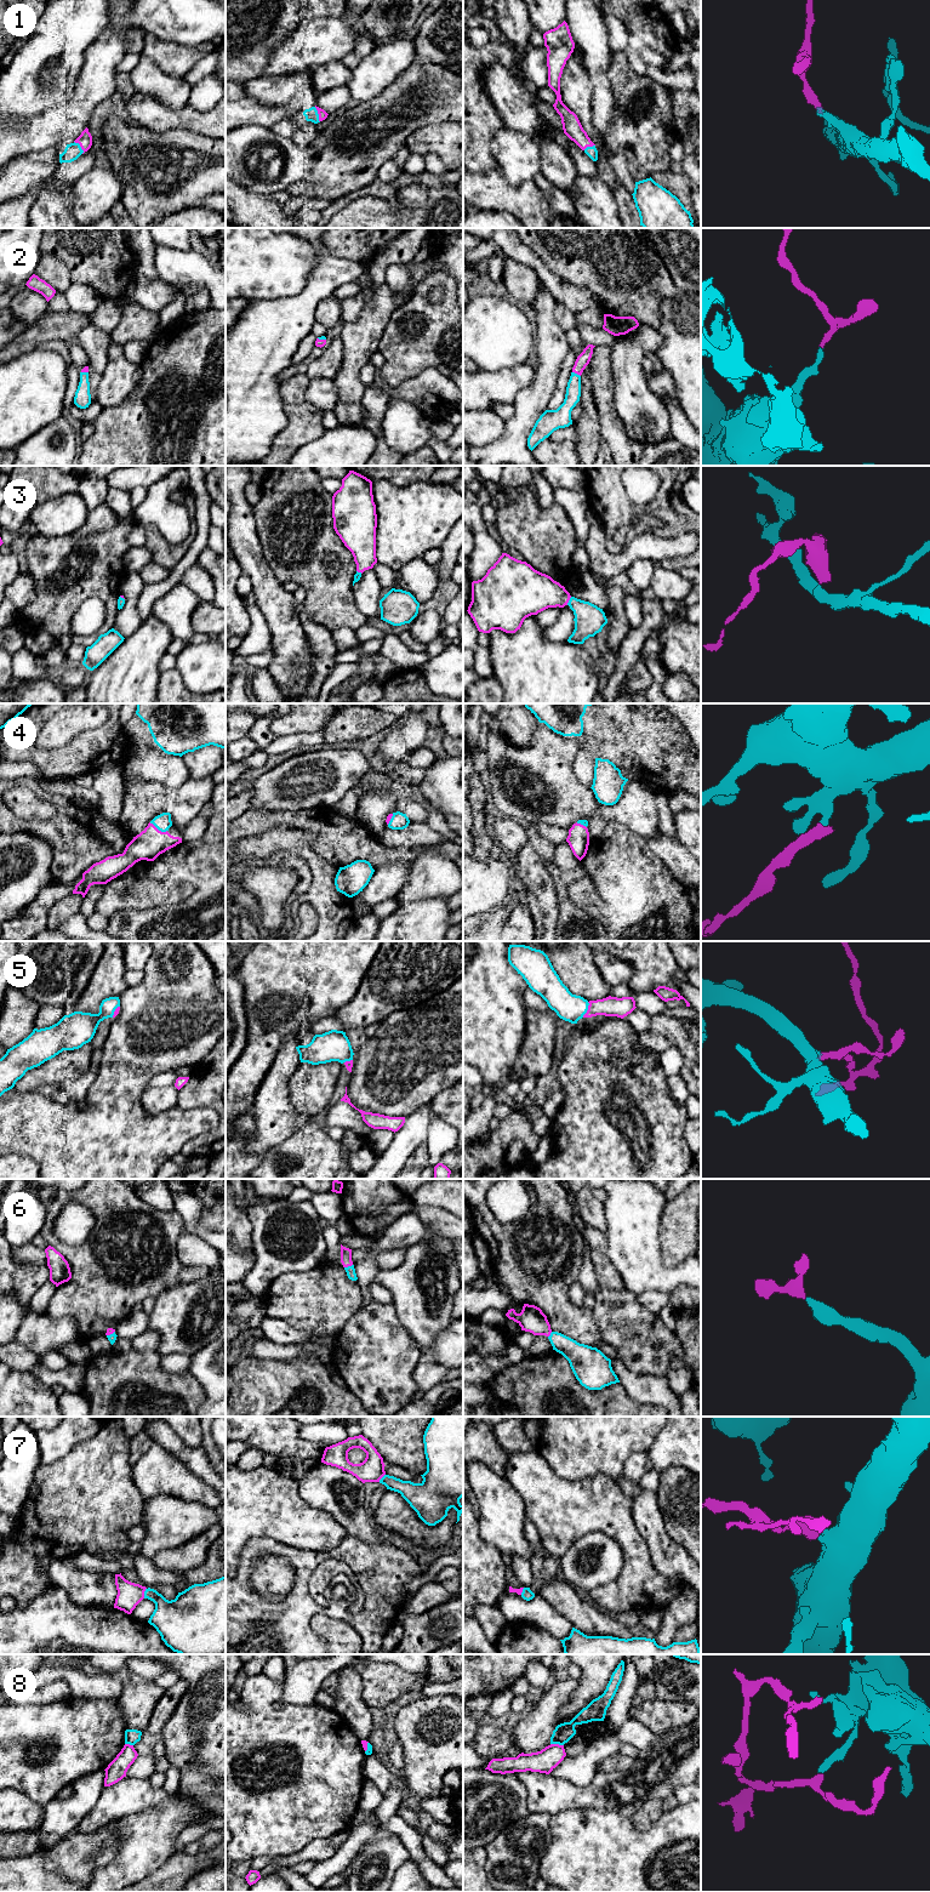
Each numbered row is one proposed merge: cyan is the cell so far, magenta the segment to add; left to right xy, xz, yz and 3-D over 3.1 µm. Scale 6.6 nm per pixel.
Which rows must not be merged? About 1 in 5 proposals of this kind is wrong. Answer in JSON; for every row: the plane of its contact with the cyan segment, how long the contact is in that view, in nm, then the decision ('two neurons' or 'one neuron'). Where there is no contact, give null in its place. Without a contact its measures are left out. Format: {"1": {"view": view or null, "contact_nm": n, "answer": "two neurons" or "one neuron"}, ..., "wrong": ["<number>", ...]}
{"1": {"view": "xy", "contact_nm": 110, "answer": "one neuron"}, "2": {"view": "yz", "contact_nm": 70, "answer": "one neuron"}, "3": {"view": "yz", "contact_nm": 70, "answer": "one neuron"}, "4": {"view": "xy", "contact_nm": 130, "answer": "one neuron"}, "5": {"view": "yz", "contact_nm": 110, "answer": "one neuron"}, "6": {"view": "xz", "contact_nm": 60, "answer": "one neuron"}, "7": {"view": "xy", "contact_nm": 70, "answer": "one neuron"}, "8": {"view": "yz", "contact_nm": 90, "answer": "two neurons"}, "wrong": ["8"]}

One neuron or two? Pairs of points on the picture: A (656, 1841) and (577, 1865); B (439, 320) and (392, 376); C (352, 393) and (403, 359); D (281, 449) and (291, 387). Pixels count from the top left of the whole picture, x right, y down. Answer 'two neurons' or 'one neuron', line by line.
A: one neuron
B: one neuron
C: two neurons
D: one neuron

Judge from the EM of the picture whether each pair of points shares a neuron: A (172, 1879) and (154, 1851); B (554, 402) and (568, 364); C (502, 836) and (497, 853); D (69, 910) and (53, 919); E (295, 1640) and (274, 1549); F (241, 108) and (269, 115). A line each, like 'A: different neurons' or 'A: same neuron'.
A: different neurons
B: same neuron
C: different neurons
D: same neuron
E: same neuron
F: same neuron

